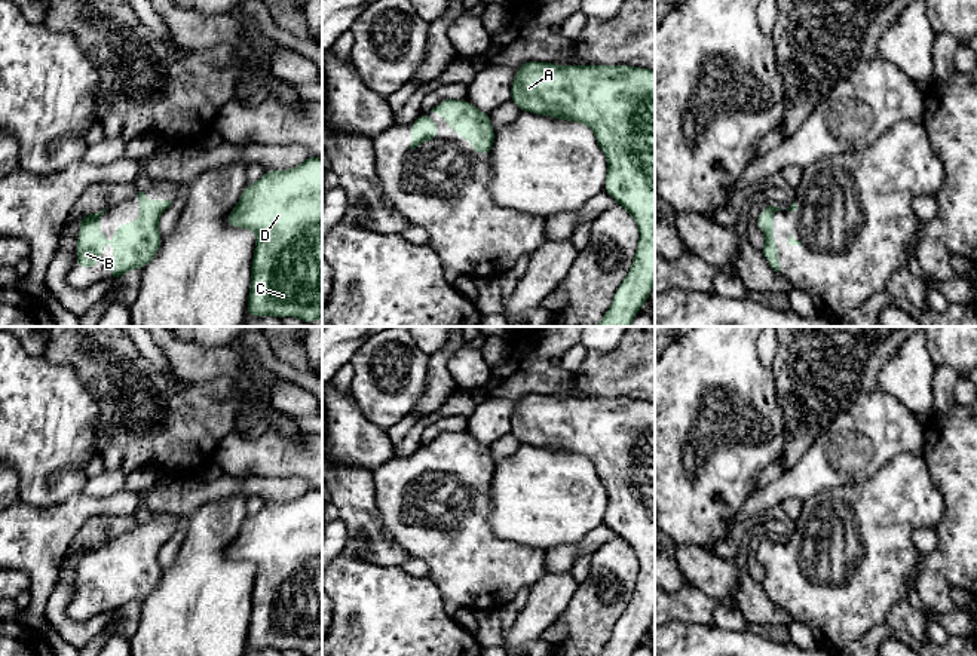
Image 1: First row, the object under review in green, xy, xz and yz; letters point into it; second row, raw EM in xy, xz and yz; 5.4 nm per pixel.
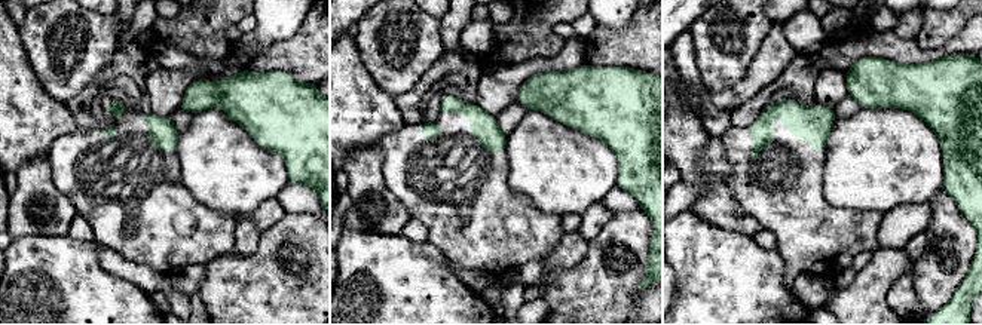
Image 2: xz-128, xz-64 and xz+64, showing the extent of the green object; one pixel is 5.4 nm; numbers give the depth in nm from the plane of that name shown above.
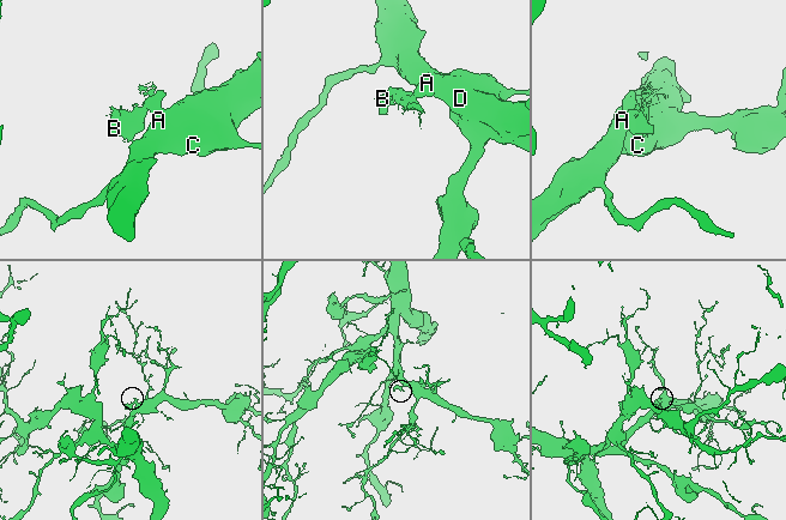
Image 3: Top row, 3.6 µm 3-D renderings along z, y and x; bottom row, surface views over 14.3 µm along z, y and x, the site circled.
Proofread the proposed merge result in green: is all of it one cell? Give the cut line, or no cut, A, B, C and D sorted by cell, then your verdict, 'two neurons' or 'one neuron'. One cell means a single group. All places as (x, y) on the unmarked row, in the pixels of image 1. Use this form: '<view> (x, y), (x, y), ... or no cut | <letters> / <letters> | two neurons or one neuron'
no cut | A B C D | one neuron

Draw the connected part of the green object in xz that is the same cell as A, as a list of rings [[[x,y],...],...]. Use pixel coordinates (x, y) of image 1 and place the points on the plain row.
[[[526,393],[511,417],[521,444],[586,457],[607,491],[604,524],[637,555],[640,571],[625,611],[598,656],[631,656],[655,616],[655,402],[633,398],[575,398]]]

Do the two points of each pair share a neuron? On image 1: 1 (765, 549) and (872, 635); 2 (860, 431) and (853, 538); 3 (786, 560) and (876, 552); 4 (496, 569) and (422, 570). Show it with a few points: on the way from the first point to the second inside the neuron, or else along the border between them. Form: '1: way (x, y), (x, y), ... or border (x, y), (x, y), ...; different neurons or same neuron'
1: border (885, 621), (855, 640); different neurons
2: border (887, 463), (861, 481), (827, 487), (823, 492); different neurons
3: way (806, 585), (812, 591), (847, 591), (860, 578); same neuron
4: border (412, 555), (428, 566), (429, 576); different neurons

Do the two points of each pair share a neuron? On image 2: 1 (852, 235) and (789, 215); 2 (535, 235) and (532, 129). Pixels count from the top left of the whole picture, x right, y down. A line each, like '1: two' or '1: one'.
1: one
2: two

